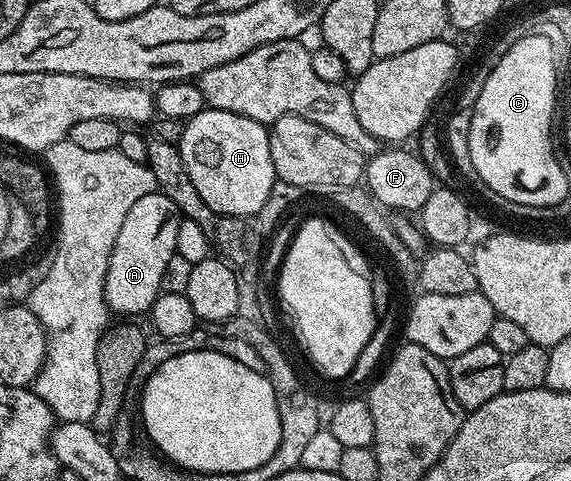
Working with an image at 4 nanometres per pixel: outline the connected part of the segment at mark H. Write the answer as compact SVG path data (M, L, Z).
M207 106L200 114L185 121L182 140L177 147L197 193L219 216L256 214L260 212L264 202L268 201L269 191L272 190L276 177L272 166L270 133L267 125L256 122L252 118L244 118L244 114L232 114L228 110L216 110Z

